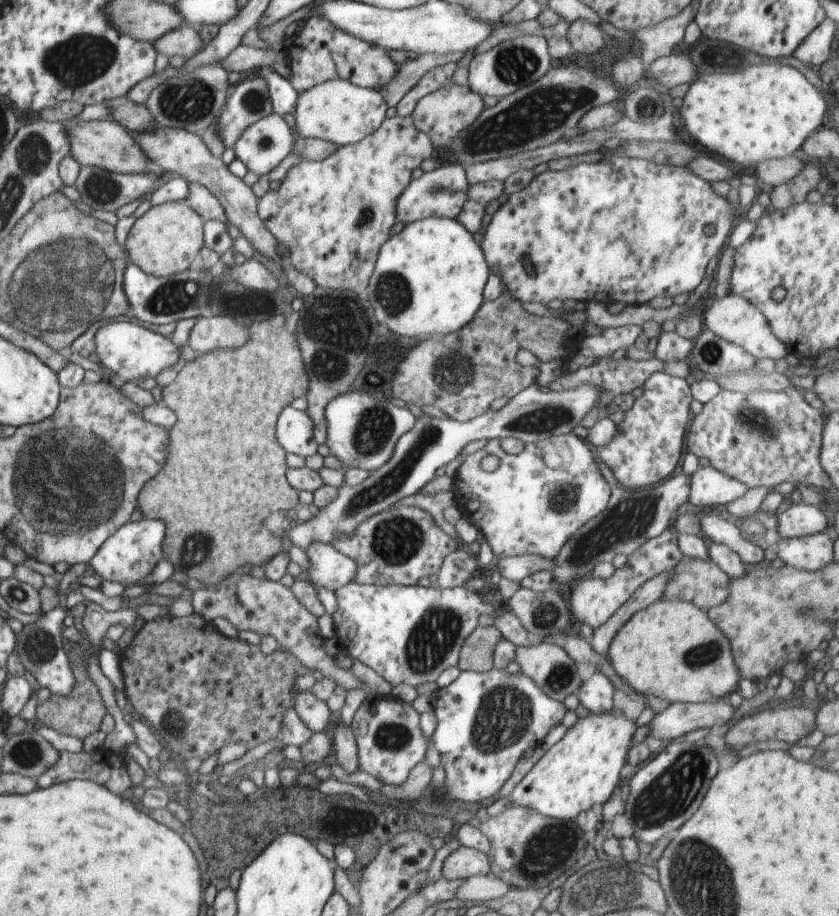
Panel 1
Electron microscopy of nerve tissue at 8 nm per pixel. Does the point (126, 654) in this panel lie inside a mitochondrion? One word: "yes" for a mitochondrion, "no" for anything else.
no

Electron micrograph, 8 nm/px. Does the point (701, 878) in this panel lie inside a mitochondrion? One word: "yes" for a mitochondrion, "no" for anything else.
yes

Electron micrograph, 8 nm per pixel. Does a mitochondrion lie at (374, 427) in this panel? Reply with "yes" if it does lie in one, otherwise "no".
yes

